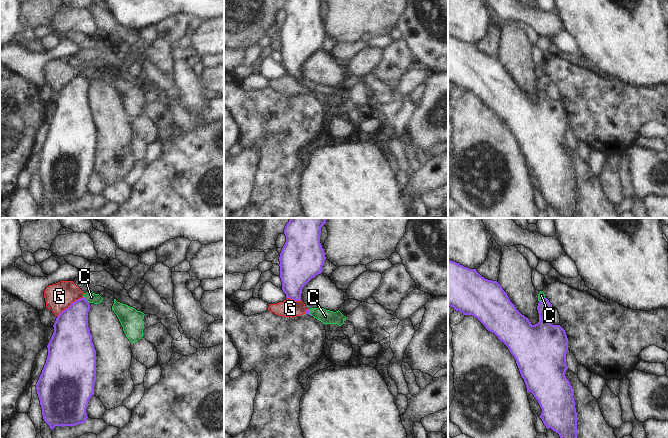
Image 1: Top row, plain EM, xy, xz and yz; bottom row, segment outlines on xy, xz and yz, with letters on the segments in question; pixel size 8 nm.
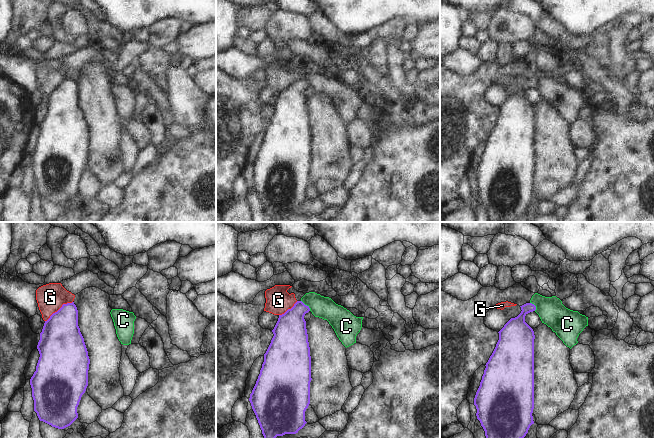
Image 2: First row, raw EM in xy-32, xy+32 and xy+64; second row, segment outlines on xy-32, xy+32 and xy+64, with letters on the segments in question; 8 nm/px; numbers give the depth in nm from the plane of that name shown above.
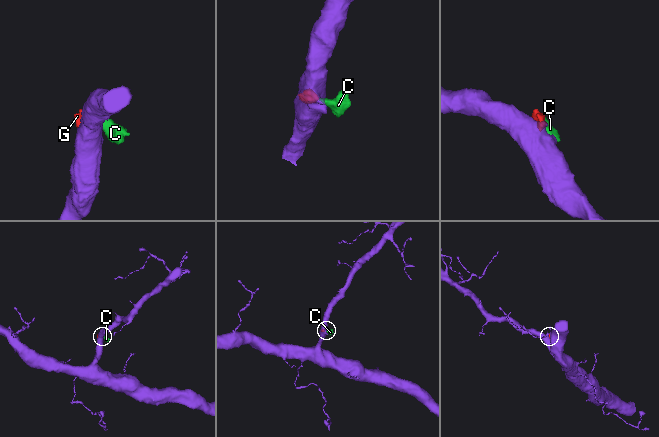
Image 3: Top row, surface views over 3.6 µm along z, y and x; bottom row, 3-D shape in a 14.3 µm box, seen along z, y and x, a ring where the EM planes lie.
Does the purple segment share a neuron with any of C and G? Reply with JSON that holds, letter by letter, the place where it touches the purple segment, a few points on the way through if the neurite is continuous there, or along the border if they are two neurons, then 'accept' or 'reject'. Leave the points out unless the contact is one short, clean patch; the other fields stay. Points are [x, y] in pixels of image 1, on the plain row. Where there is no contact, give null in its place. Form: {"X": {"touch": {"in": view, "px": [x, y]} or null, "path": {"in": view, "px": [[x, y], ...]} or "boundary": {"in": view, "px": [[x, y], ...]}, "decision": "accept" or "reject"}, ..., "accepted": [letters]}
{"C": {"touch": {"in": "xy", "px": [85, 75]}, "boundary": {"in": "xy", "px": [[84, 72], [89, 78]]}, "decision": "reject"}, "G": {"touch": {"in": "xy", "px": [71, 80]}, "boundary": {"in": "xy", "px": [[83, 72], [73, 77], [57, 92]]}, "decision": "reject"}, "accepted": []}

